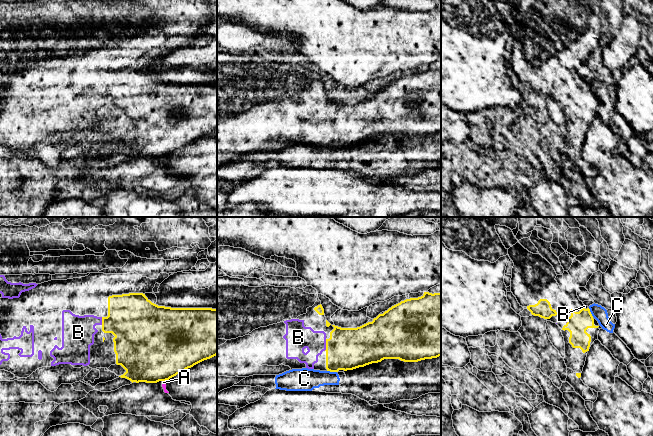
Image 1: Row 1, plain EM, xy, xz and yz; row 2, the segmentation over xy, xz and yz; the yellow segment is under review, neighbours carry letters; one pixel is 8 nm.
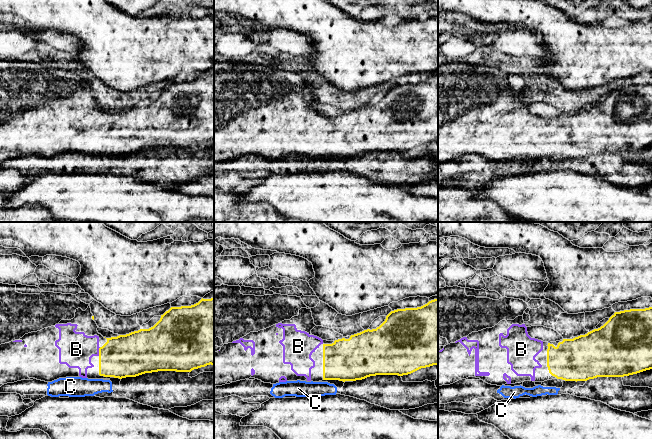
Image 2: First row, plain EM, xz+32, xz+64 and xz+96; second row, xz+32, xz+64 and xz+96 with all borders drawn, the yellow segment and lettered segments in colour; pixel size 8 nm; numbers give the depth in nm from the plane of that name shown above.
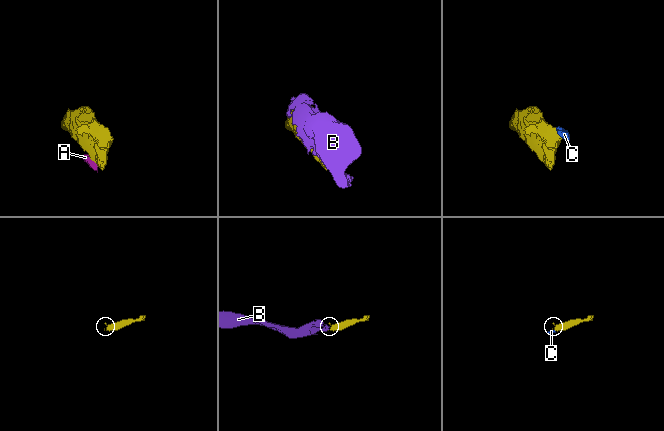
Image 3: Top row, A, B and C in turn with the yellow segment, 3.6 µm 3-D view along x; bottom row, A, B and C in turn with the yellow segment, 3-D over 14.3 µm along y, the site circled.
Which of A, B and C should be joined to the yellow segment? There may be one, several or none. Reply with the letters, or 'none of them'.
B

